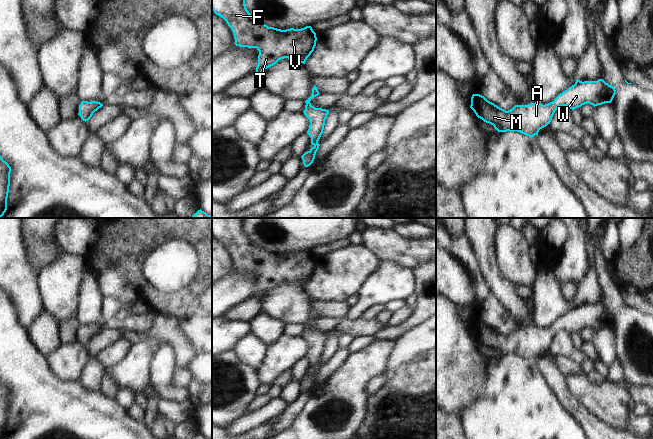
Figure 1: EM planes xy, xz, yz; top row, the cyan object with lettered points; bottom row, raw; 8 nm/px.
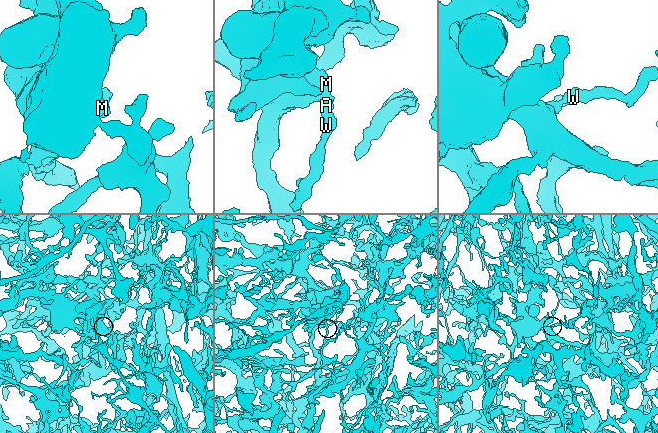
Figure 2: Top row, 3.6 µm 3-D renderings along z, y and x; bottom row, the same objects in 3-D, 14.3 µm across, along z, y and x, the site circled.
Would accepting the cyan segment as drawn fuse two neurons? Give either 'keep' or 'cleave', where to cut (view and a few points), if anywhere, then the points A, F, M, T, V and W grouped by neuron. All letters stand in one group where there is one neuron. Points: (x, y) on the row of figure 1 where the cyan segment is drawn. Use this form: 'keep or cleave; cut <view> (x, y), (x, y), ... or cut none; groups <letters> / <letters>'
keep; cut none; groups A F M T V W

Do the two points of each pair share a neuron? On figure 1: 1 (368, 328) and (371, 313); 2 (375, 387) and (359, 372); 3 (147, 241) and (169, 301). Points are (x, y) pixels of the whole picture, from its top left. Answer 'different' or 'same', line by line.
1: different
2: different
3: same

